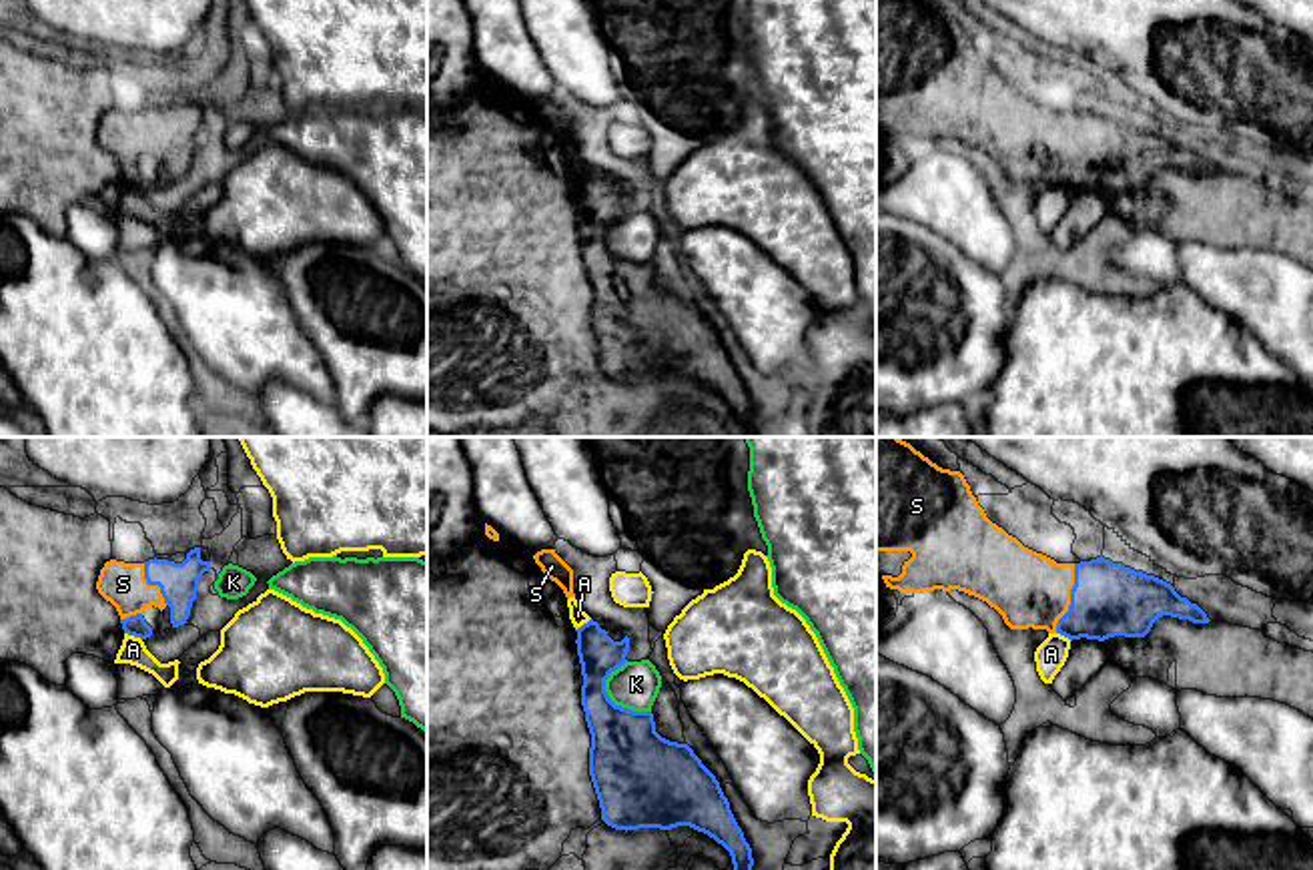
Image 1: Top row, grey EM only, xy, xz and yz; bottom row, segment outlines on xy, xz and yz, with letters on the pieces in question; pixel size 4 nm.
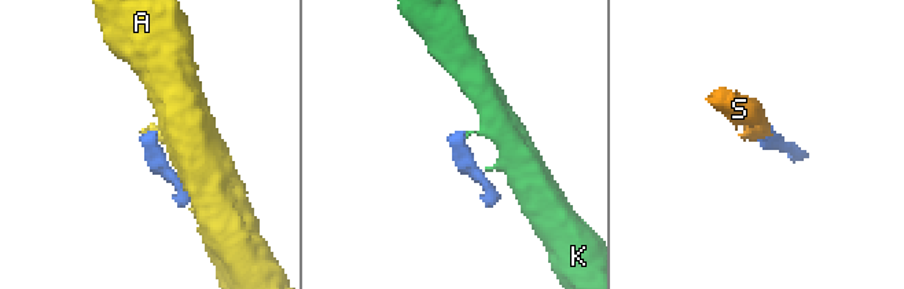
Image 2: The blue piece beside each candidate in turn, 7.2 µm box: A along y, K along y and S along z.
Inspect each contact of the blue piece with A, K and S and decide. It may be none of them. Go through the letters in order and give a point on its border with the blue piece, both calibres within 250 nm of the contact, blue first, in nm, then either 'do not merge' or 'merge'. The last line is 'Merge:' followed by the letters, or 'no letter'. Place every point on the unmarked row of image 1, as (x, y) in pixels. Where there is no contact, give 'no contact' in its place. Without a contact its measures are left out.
A: xy (133, 185) | 80/110 nm | do not merge
K: xz (608, 249) | 300/190 nm | do not merge
S: yz (1071, 149) | 300/300 nm | merge
Merge: S

